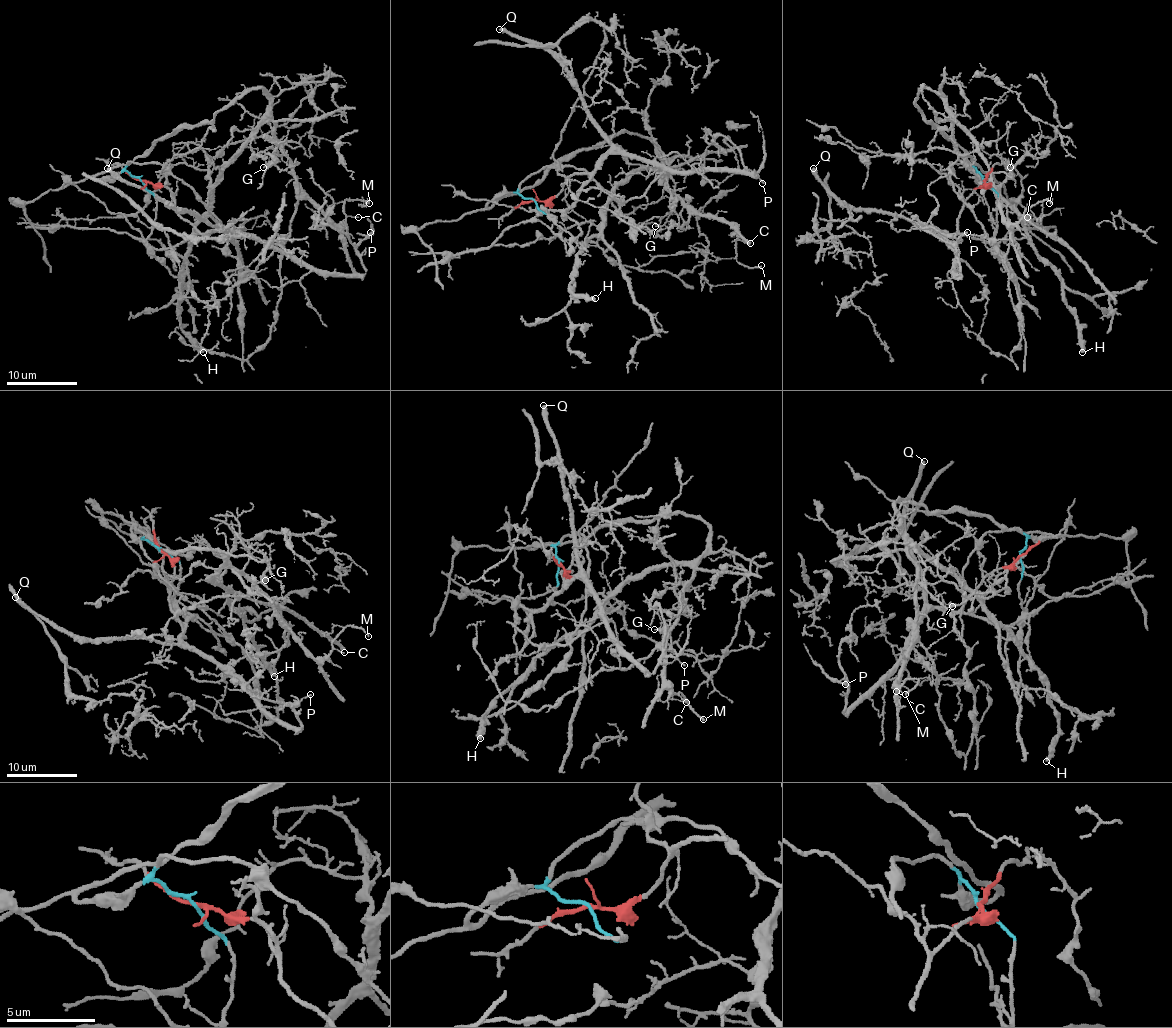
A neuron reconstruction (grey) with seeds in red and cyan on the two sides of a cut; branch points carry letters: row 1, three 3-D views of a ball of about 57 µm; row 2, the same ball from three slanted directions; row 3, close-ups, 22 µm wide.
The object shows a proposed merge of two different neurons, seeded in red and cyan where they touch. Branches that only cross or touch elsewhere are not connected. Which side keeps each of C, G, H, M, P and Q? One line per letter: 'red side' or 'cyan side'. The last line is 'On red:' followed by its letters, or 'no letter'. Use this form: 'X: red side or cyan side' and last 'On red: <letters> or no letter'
C: cyan side
G: cyan side
H: cyan side
M: cyan side
P: red side
Q: red side
On red: P, Q

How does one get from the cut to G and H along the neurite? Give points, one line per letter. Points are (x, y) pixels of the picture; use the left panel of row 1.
G: (141, 180), (125, 168), (164, 136), (208, 124), (255, 89), (269, 101), (274, 136), (285, 143), (264, 168)
H: (141, 180), (125, 168), (164, 136), (262, 89), (269, 112), (223, 170), (185, 254), (179, 328), (202, 352)

